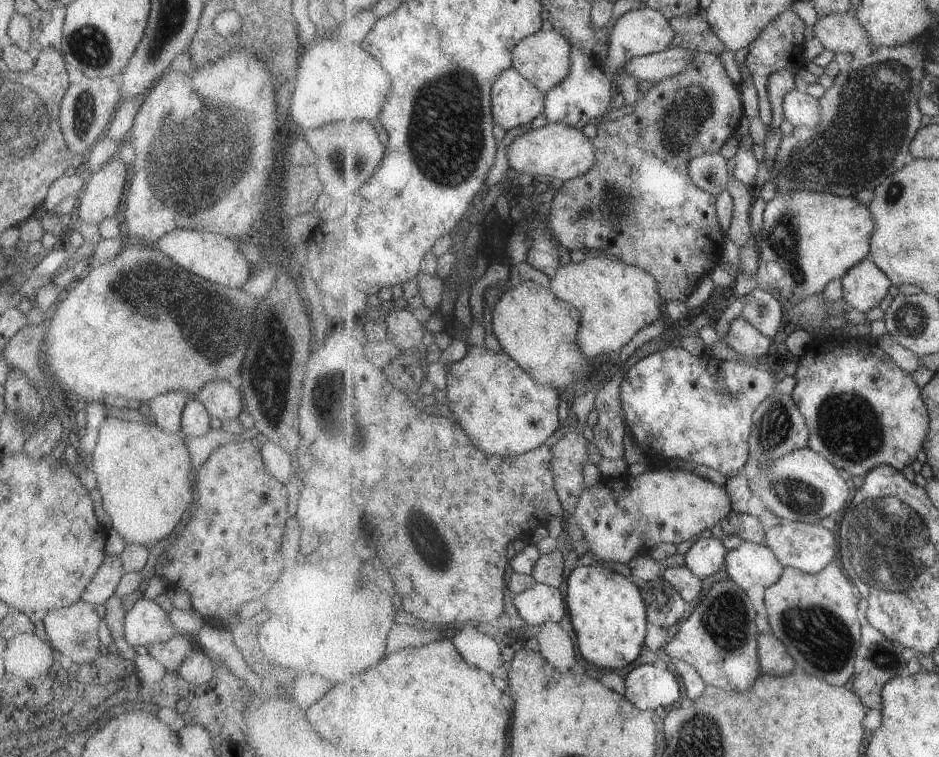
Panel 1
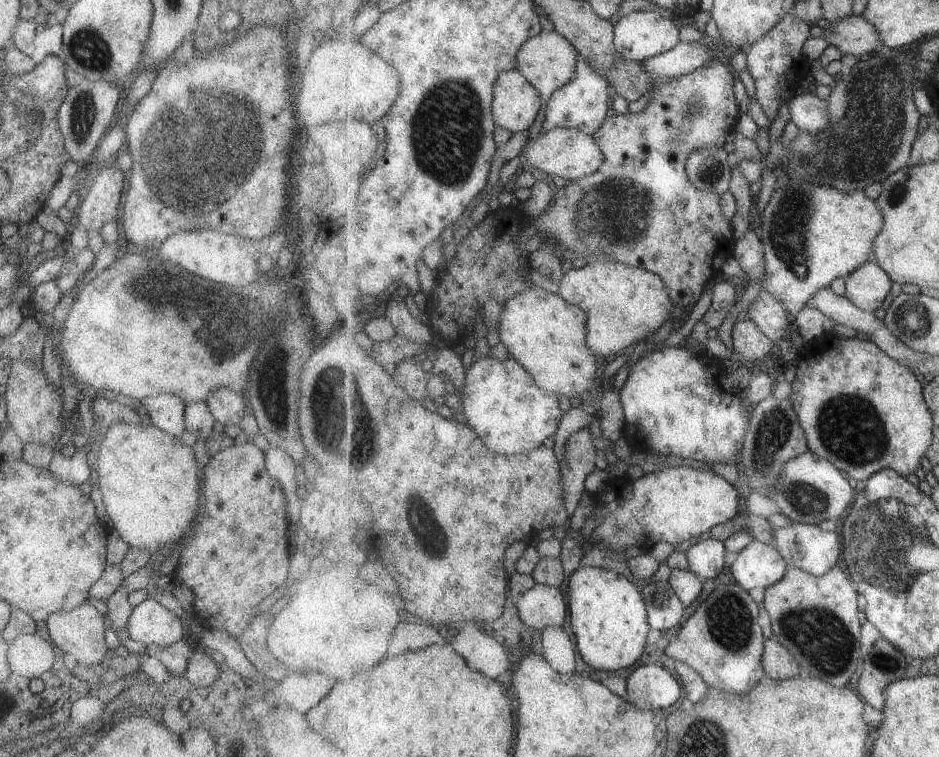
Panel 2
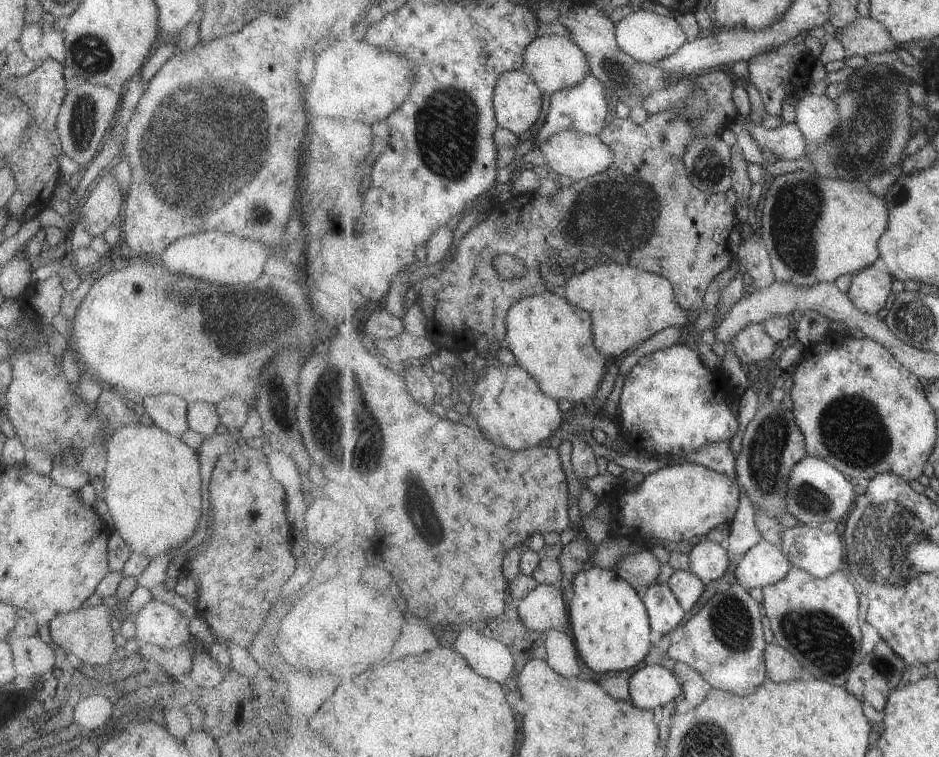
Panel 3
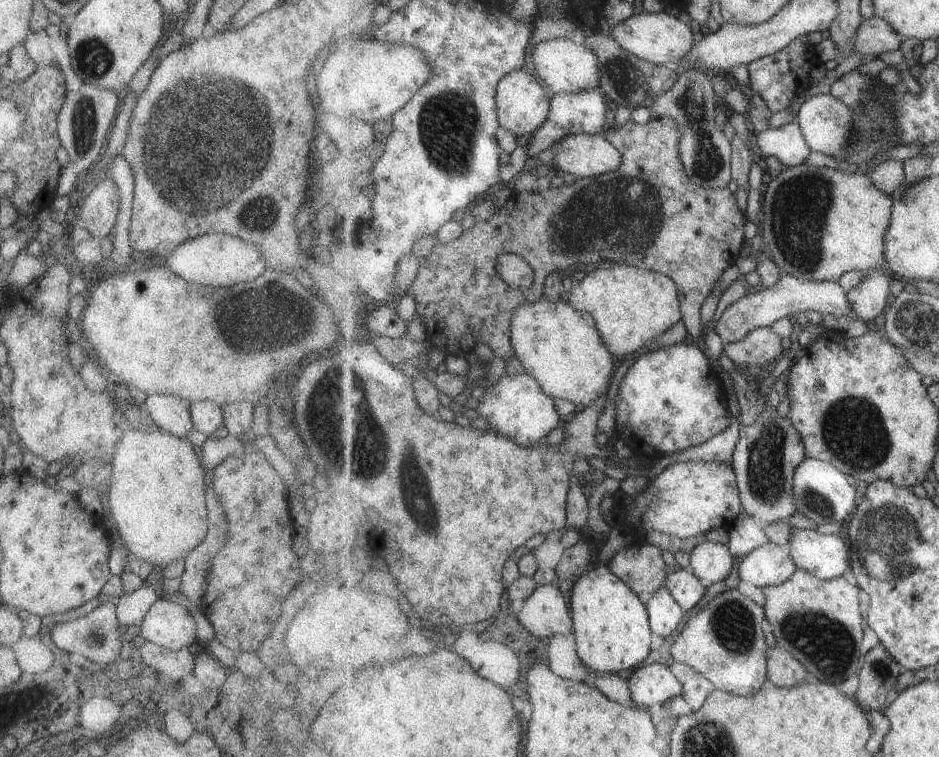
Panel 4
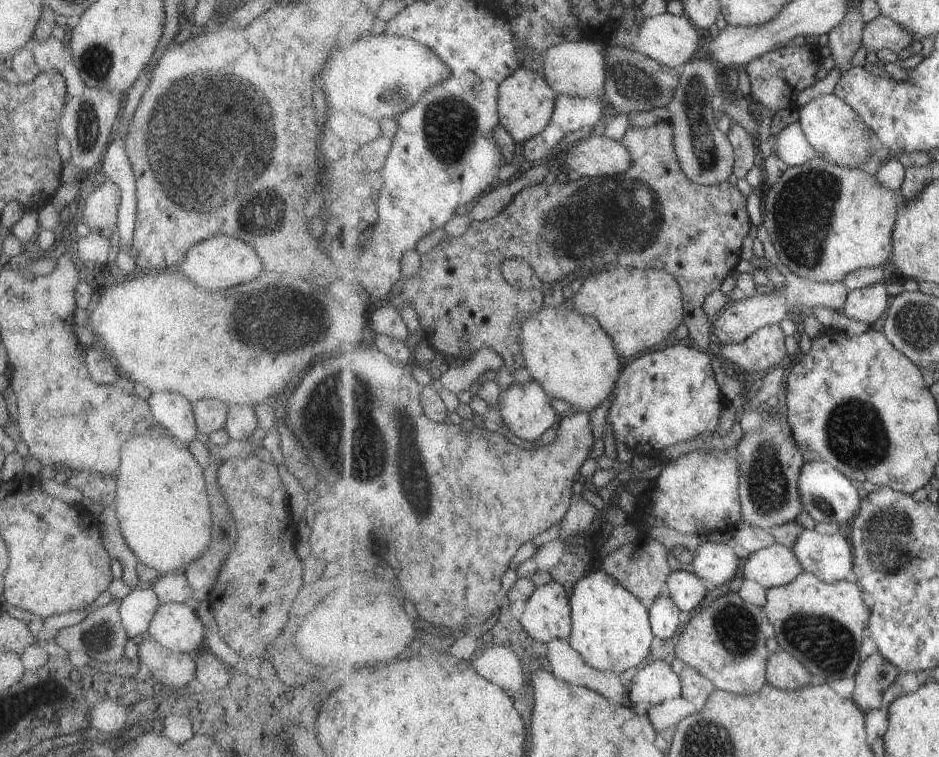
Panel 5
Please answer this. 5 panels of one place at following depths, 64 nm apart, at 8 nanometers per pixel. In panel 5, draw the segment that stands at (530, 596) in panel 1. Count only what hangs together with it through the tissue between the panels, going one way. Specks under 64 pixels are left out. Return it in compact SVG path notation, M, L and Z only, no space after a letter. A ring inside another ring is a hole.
M556 581L539 586L526 603L520 622L537 641L569 639L573 625L572 605L565 588Z

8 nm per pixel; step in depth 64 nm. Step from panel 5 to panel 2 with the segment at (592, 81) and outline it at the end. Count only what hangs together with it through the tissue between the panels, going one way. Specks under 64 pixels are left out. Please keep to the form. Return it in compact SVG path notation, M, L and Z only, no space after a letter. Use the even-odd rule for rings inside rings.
M555 29L552 31L543 30L537 36L528 38L519 50L517 69L521 74L534 83L541 92L542 97L549 101L551 95L562 86L567 86L569 82L575 80L579 66L579 50L575 50L575 45L571 44L563 34L559 34Z

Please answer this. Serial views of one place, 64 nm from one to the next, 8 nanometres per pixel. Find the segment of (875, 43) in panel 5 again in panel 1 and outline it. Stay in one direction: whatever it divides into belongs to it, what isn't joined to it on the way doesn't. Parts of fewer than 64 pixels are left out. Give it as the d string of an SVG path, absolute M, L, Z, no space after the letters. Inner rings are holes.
M849 13L829 14L818 18L814 24L815 36L824 48L833 53L850 52L858 55L857 48L868 43L869 34L856 15Z

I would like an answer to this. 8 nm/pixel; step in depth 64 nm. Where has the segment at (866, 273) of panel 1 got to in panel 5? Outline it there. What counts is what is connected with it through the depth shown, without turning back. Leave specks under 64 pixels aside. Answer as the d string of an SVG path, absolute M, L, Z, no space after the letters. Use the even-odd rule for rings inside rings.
M880 282L849 291L843 313L847 318L863 322L870 328L890 306L891 297L887 285L888 283Z

